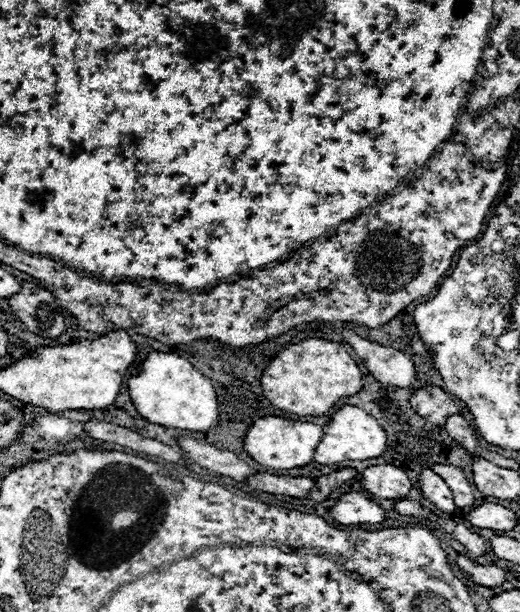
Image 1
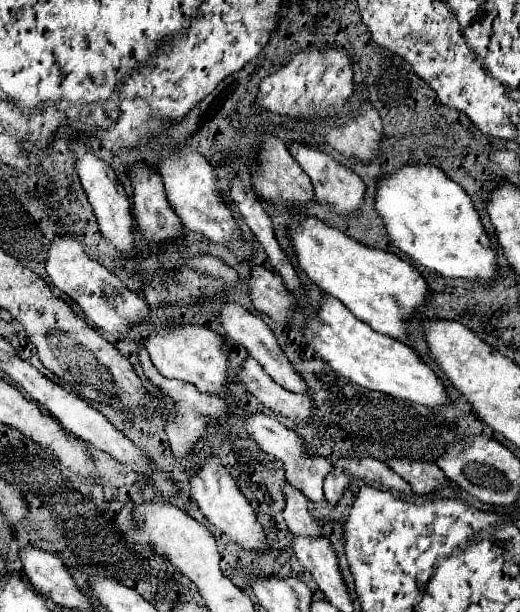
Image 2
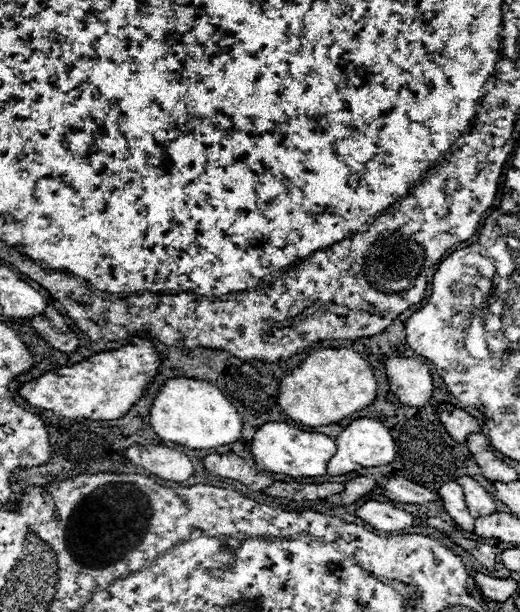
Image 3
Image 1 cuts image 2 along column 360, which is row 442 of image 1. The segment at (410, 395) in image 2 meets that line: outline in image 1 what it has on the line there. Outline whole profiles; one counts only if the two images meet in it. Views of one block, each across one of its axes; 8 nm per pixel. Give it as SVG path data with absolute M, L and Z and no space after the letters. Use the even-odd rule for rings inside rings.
M342 406L330 424L324 426L324 438L316 448L314 460L322 466L340 464L346 460L370 460L382 456L386 450L386 430L366 410L356 406Z

